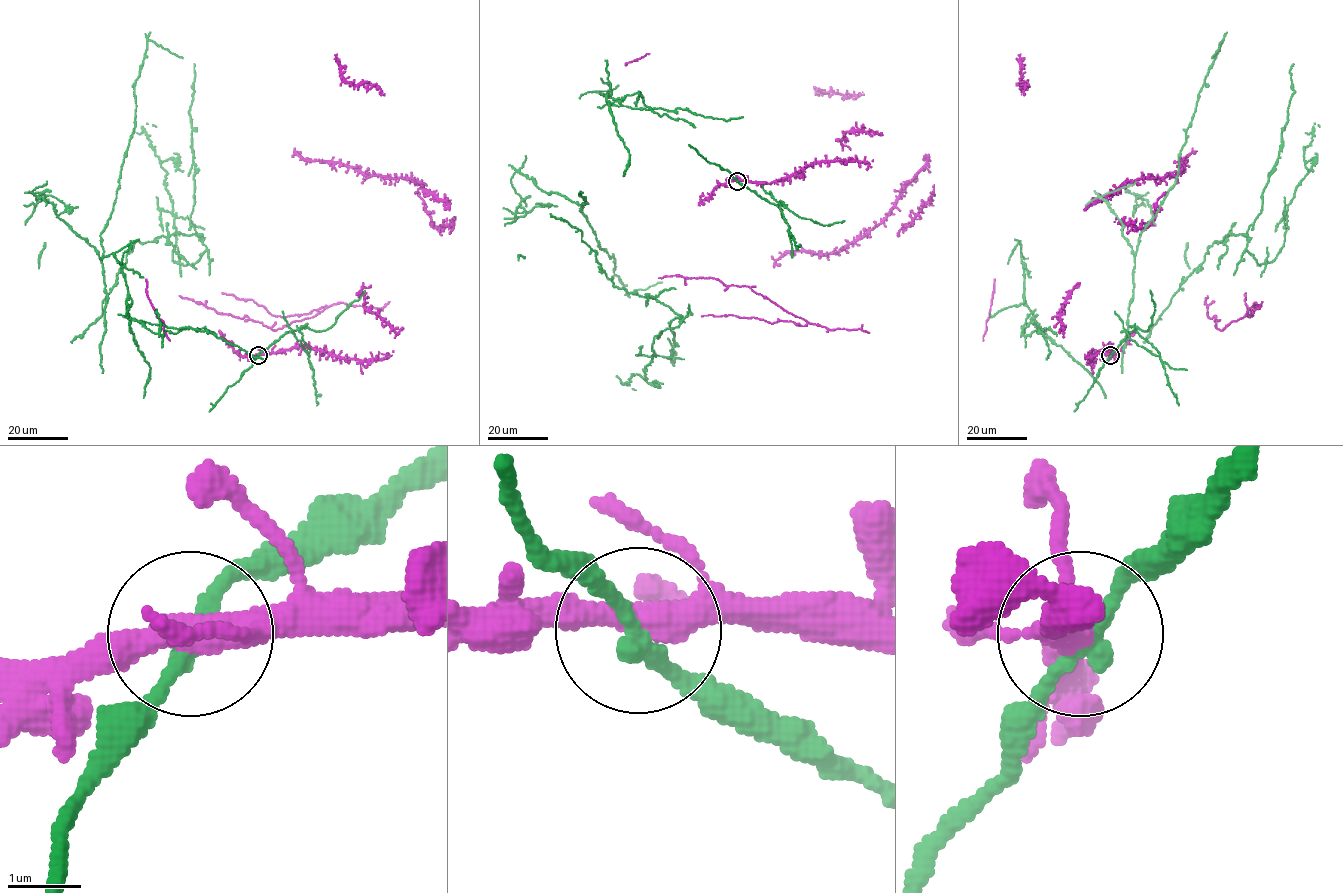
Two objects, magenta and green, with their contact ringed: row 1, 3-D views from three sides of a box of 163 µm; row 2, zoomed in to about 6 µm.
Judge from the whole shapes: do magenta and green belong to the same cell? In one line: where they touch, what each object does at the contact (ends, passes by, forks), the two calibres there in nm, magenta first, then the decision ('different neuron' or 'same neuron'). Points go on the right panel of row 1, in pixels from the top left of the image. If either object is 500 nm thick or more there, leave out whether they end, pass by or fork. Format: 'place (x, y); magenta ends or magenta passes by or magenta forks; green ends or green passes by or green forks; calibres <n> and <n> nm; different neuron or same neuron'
place (1110, 355); magenta forks; green passes by; calibres 320 and 240 nm; different neuron

